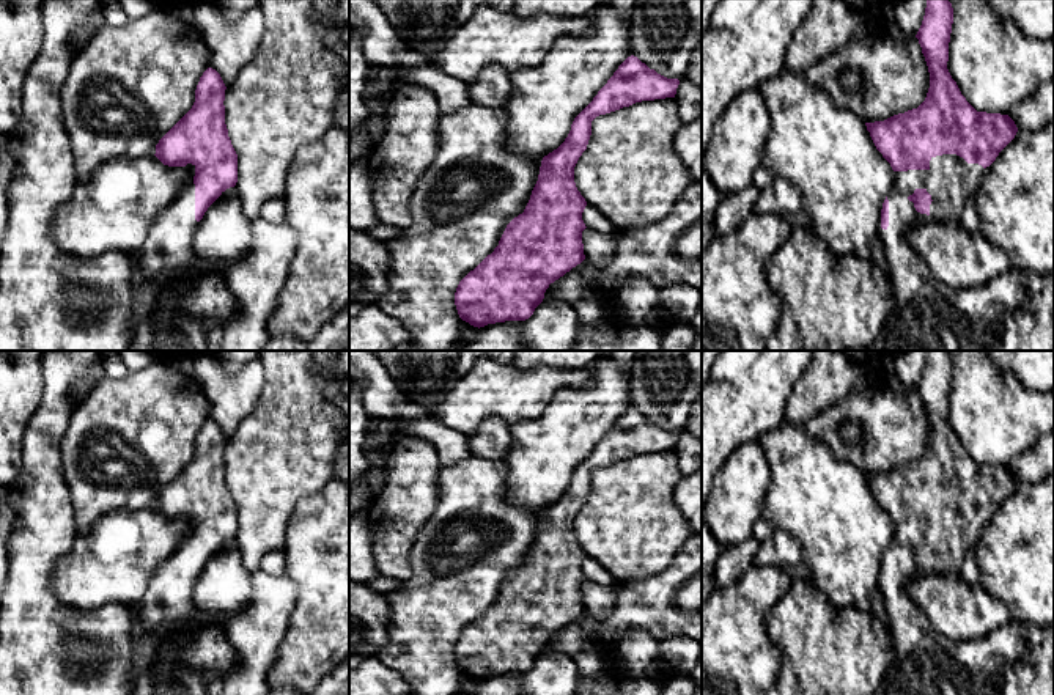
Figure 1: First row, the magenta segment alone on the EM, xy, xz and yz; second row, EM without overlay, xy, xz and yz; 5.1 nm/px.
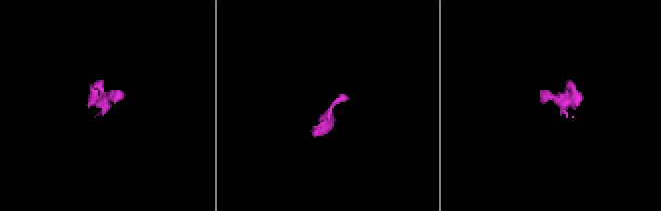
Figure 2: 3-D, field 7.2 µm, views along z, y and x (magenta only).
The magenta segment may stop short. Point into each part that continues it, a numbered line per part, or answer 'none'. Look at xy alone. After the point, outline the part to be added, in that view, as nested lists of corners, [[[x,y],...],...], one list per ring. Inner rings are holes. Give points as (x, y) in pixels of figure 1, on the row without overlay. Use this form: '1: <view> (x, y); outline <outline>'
1: xy (165, 609); outline [[[186,517],[192,533],[178,547],[178,550],[164,561],[153,574],[149,585],[135,605],[145,632],[156,637],[181,640],[200,621],[193,621],[195,604],[192,599],[193,583],[198,577],[195,572],[195,517]]]

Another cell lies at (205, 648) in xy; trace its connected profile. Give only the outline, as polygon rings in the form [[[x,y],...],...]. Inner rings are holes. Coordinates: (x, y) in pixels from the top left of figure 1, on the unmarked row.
[[[205,616],[198,626],[181,640],[164,638],[157,651],[173,653],[189,668],[208,673],[212,679],[236,665],[236,649],[227,640],[219,618]]]

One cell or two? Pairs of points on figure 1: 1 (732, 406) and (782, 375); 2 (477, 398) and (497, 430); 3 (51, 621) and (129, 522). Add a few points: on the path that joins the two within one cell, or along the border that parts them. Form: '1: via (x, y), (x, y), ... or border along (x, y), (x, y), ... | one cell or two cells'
1: via (744, 393), (763, 375), (770, 375) | one cell
2: border along (510, 425), (488, 415), (469, 436) | two cells
3: border along (52, 569), (51, 590), (63, 603), (101, 607) | two cells

